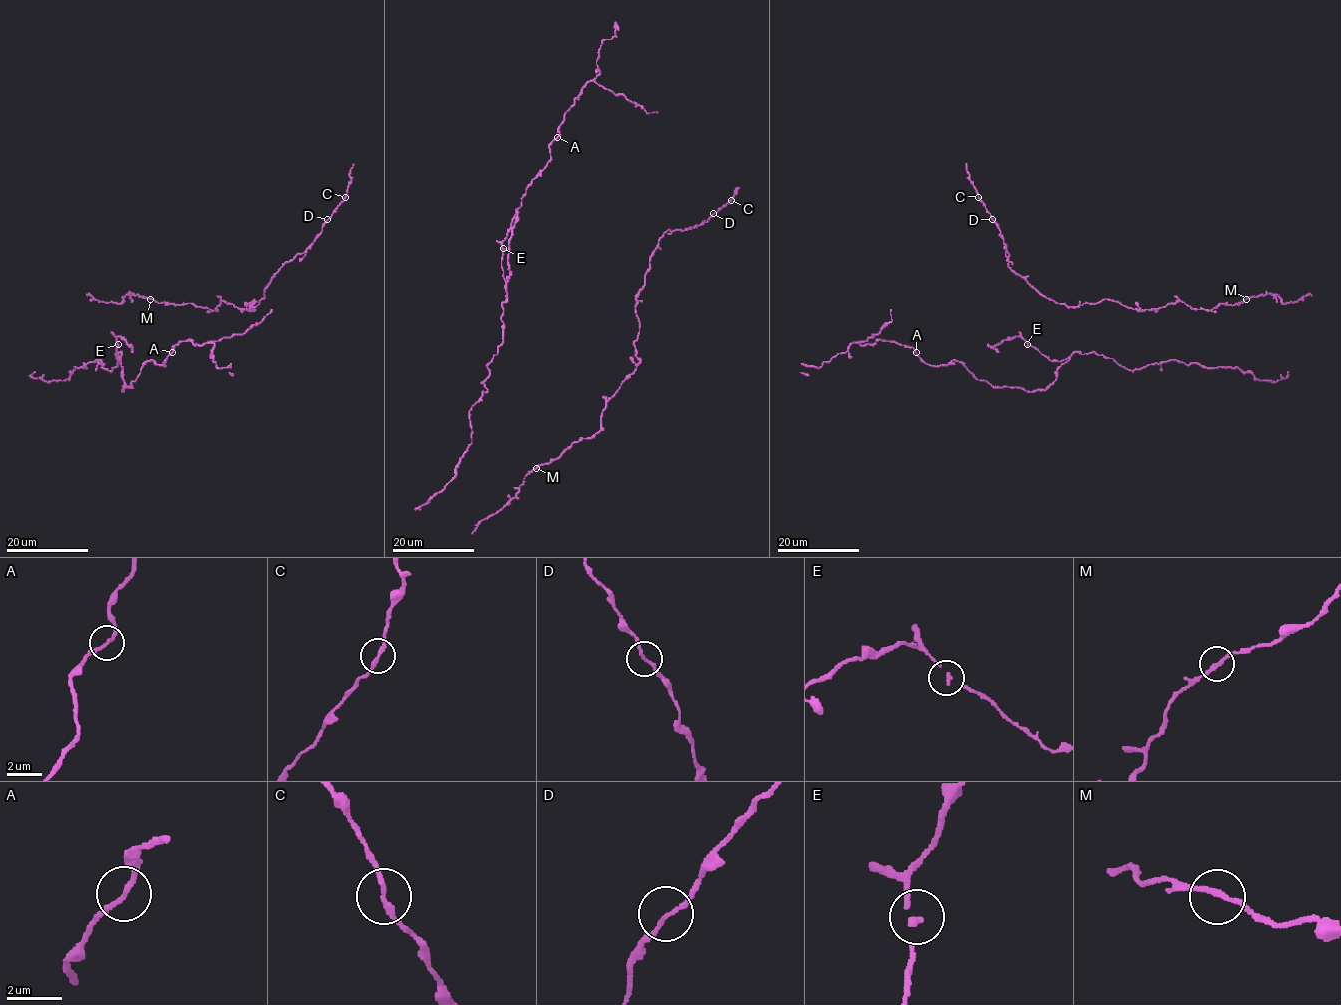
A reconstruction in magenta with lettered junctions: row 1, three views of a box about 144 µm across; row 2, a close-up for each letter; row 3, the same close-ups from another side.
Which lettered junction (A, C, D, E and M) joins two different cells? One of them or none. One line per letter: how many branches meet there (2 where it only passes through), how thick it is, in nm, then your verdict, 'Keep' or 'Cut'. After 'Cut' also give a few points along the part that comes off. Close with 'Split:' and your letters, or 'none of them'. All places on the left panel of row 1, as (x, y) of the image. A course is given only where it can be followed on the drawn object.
A: Branches: 2. Thickness 170 nm. Keep
C: Branches: 2. Thickness 170 nm. Keep
D: Branches: 2. Thickness 150 nm. Keep
E: Branches: 2. Thickness 160 nm. Keep
M: Branches: 2. Thickness 200 nm. Keep
Split: none of them

